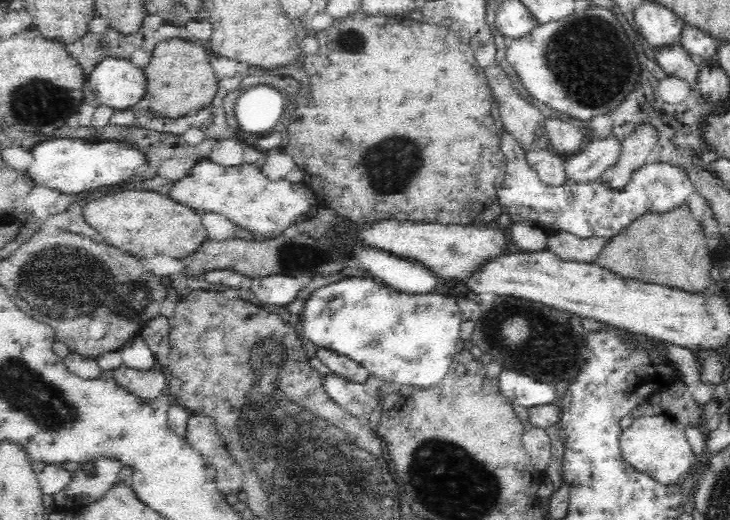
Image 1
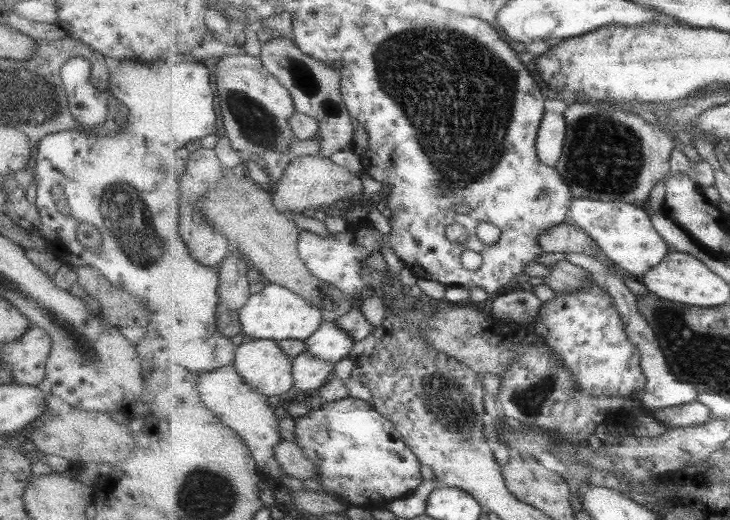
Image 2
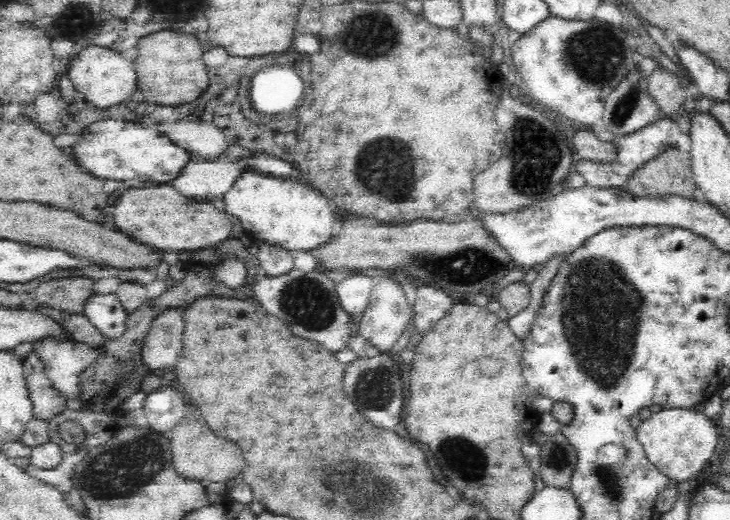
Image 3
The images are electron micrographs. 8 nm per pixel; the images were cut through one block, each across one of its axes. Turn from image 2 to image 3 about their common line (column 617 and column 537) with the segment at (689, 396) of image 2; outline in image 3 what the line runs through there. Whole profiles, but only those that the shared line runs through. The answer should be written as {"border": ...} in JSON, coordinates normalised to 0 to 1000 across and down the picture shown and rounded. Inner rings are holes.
{"border":[[[778,485],[773,488],[759,488],[756,496],[751,496],[745,508],[737,512],[737,531],[732,537],[732,542],[725,546],[727,558],[727,583],[705,610],[697,610],[696,621],[699,635],[704,638],[704,644],[710,646],[710,652],[715,654],[716,646],[726,640],[726,619],[732,612],[732,600],[737,596],[740,588],[740,577],[749,554],[755,544],[758,531],[764,525],[766,512],[770,502],[775,498]]]}

